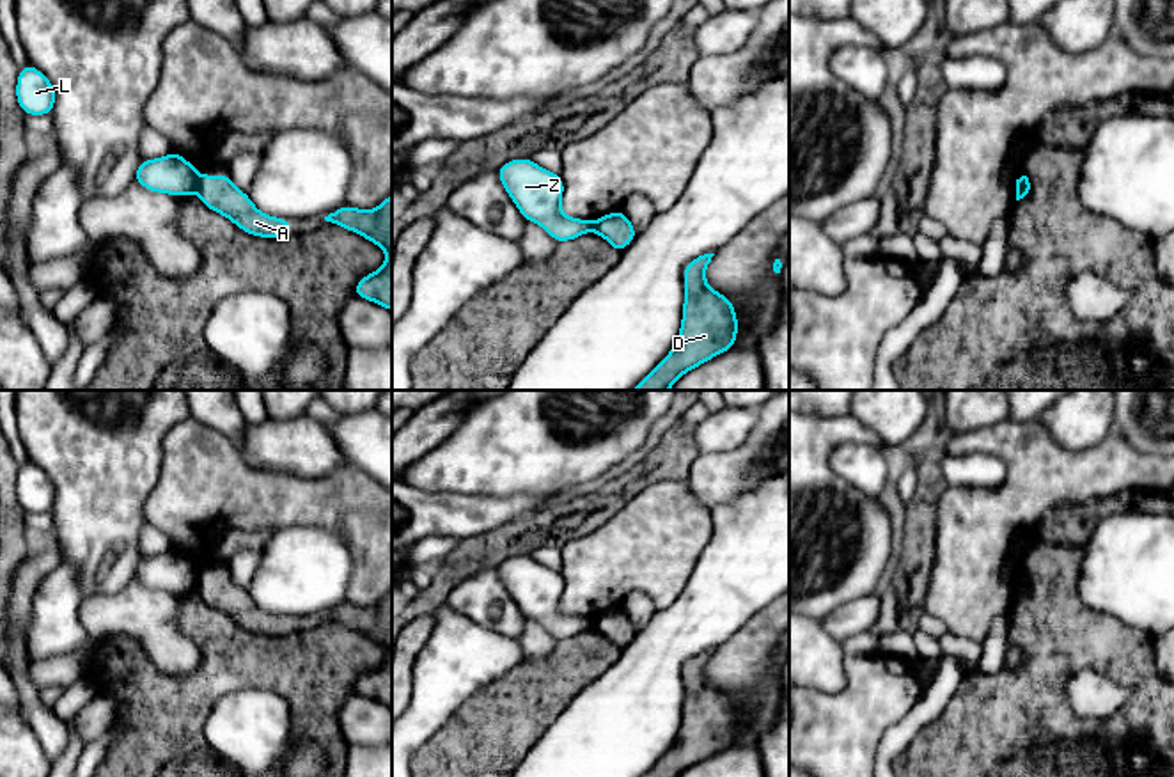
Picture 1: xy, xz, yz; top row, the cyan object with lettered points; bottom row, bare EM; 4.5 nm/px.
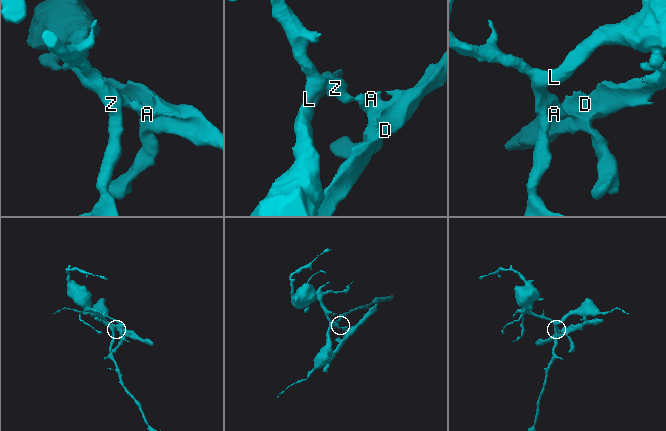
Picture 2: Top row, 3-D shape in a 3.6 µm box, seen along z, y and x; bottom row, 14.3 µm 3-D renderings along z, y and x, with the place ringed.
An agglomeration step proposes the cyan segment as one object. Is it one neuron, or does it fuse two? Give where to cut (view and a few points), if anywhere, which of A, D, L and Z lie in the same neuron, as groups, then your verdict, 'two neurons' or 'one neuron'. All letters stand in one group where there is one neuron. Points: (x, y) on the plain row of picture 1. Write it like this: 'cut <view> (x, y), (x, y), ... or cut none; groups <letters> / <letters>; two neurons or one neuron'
cut xy (199, 573), (194, 588); groups A D / L Z; two neurons

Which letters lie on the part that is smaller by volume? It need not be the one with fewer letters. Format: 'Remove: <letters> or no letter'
Remove: A, D

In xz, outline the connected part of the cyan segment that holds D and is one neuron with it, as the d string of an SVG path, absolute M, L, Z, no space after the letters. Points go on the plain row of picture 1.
M715 651L685 662L685 699L677 740L644 777L679 777L688 768L734 745L738 713L732 699L706 681Z

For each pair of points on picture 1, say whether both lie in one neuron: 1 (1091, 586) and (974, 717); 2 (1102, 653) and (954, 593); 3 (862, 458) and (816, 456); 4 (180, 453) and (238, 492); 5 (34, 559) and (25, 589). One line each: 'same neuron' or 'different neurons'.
1: different neurons
2: different neurons
3: different neurons
4: same neuron
5: same neuron

